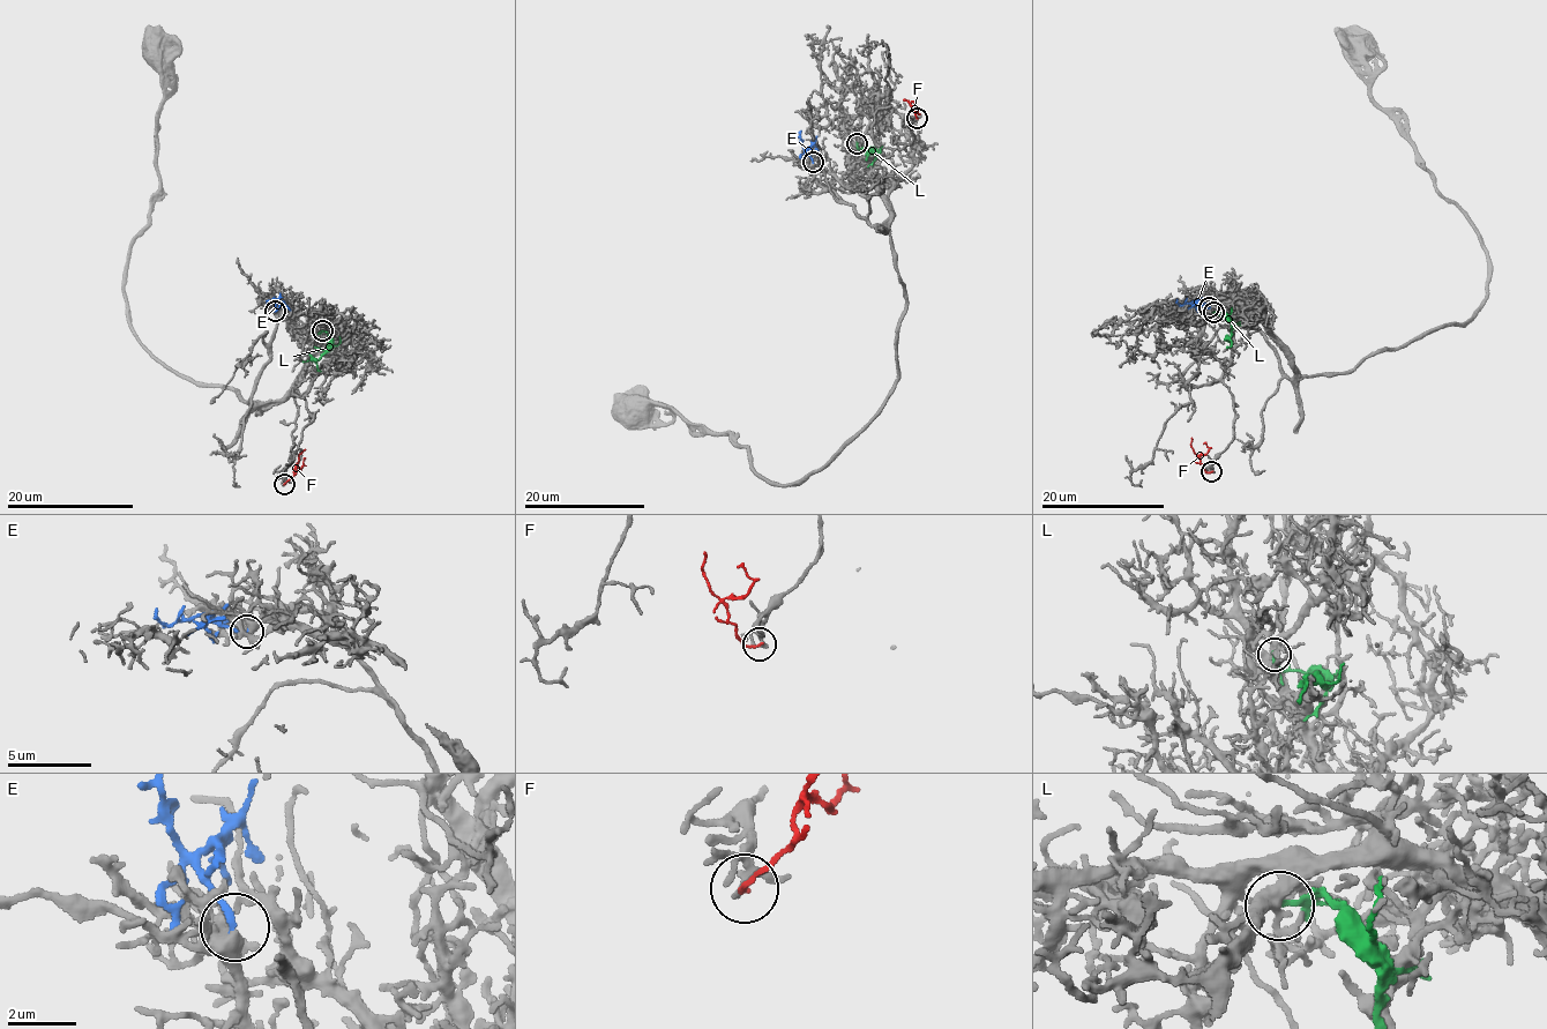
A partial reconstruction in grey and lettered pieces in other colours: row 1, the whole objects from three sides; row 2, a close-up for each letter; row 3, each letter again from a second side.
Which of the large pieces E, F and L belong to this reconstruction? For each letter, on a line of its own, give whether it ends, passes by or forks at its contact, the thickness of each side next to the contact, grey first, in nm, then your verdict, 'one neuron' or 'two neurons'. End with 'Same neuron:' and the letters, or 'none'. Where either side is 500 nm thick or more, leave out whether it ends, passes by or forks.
E: it ends there; 360 nm thick on the grey side, 200 nm on the other; one neuron
F: it ends there; 170 nm thick on the grey side, 130 nm on the other; two neurons
L: it forks there; 340 nm thick on the grey side, 110 nm on the other; two neurons
Same neuron: E

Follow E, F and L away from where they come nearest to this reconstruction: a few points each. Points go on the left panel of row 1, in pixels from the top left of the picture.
E: (275, 311), (281, 293)
F: (284, 484), (301, 468), (304, 457)
L: (321, 330), (329, 338), (327, 352), (318, 360), (303, 360)

